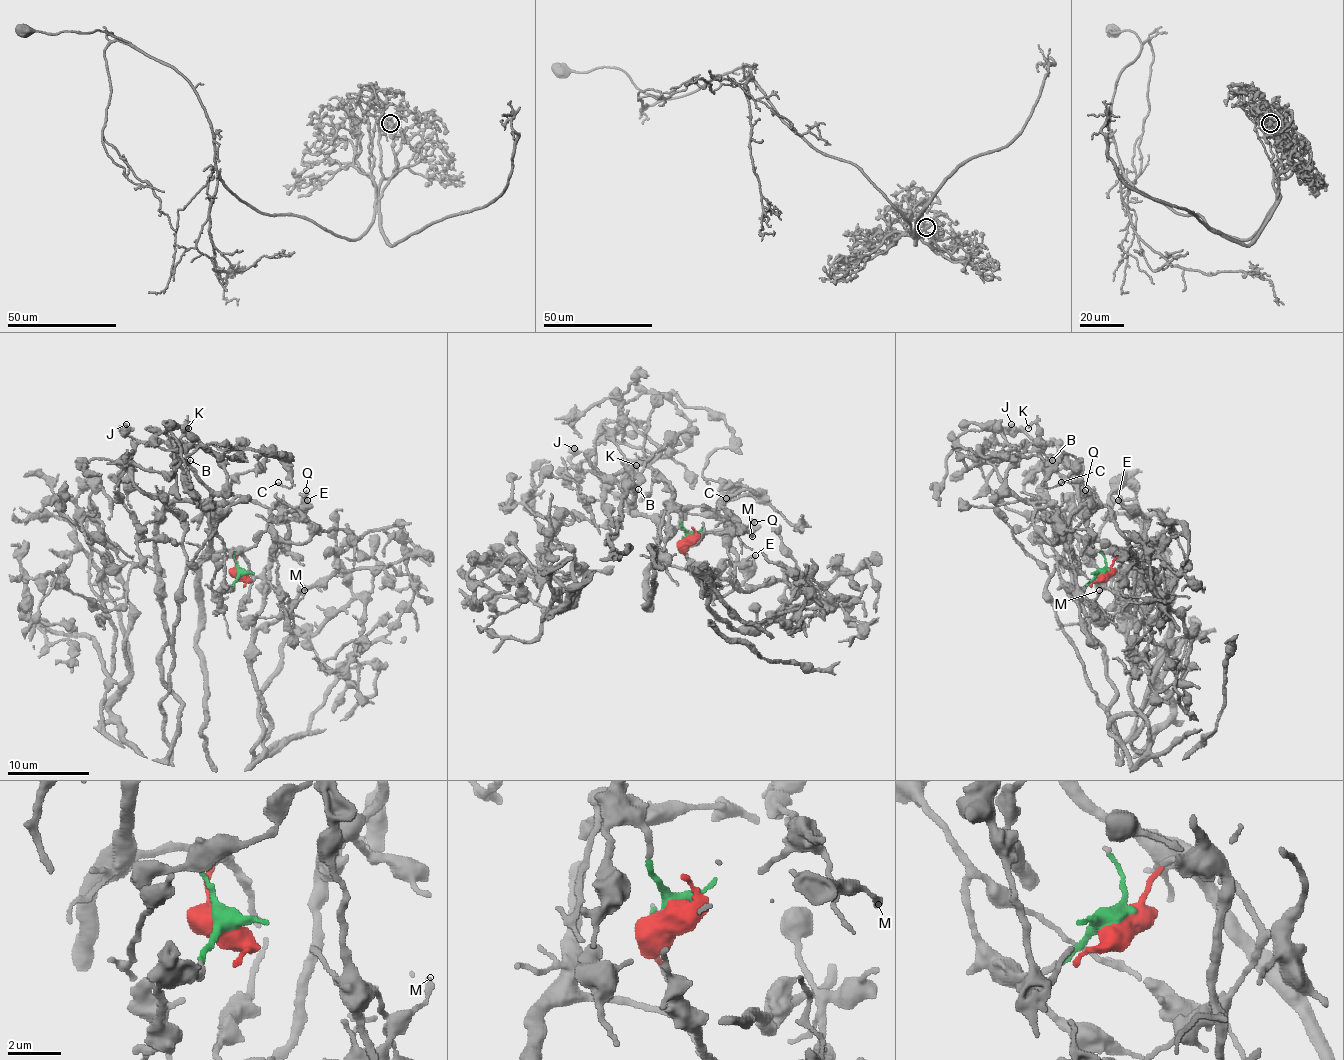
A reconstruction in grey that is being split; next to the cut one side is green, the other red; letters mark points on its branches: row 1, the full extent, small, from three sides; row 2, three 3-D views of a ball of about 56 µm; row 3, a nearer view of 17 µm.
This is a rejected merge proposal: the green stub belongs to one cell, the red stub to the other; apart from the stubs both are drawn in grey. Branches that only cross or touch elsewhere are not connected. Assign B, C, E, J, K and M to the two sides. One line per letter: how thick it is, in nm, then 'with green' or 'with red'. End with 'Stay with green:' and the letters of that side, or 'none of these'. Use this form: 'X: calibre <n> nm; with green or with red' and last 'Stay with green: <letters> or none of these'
B: calibre 150 nm; with red
C: calibre 200 nm; with red
E: calibre 180 nm; with red
J: calibre 360 nm; with red
K: calibre 220 nm; with red
M: calibre 240 nm; with red
Stay with green: none of these

